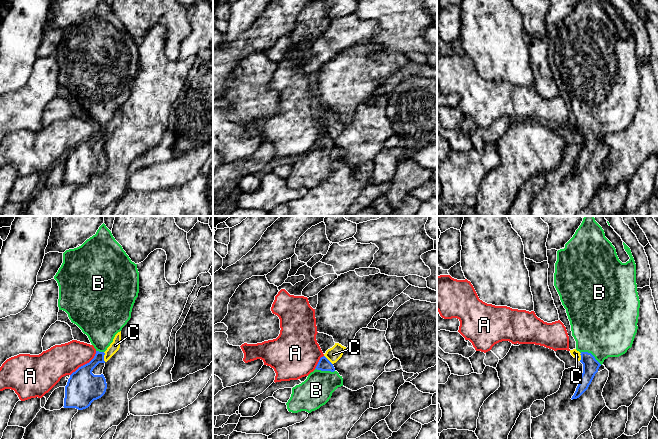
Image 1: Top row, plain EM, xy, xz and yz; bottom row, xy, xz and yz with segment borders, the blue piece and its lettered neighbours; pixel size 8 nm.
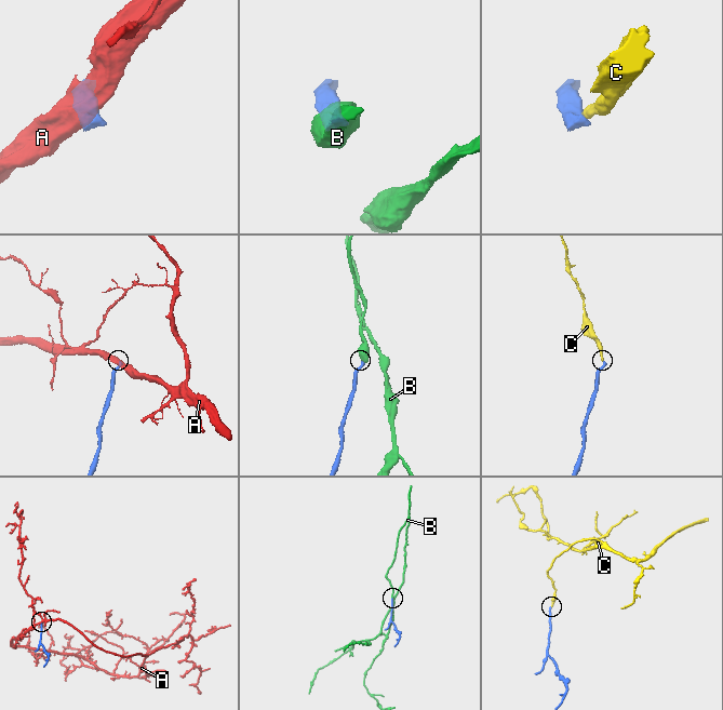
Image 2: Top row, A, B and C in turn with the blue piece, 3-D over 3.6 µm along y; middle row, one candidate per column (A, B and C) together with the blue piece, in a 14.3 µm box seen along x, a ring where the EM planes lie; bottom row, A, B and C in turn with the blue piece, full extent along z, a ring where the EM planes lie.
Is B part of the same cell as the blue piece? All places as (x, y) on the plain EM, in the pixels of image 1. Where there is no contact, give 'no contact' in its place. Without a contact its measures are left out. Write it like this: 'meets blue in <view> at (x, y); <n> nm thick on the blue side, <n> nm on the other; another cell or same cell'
meets blue in yz at (591, 130); 130 nm thick on the blue side, 480 nm on the other; same cell

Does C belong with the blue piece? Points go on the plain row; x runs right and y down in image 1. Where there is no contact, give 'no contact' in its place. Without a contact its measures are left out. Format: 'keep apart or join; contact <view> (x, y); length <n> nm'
keep apart; contact xy (103, 133); length 80 nm

